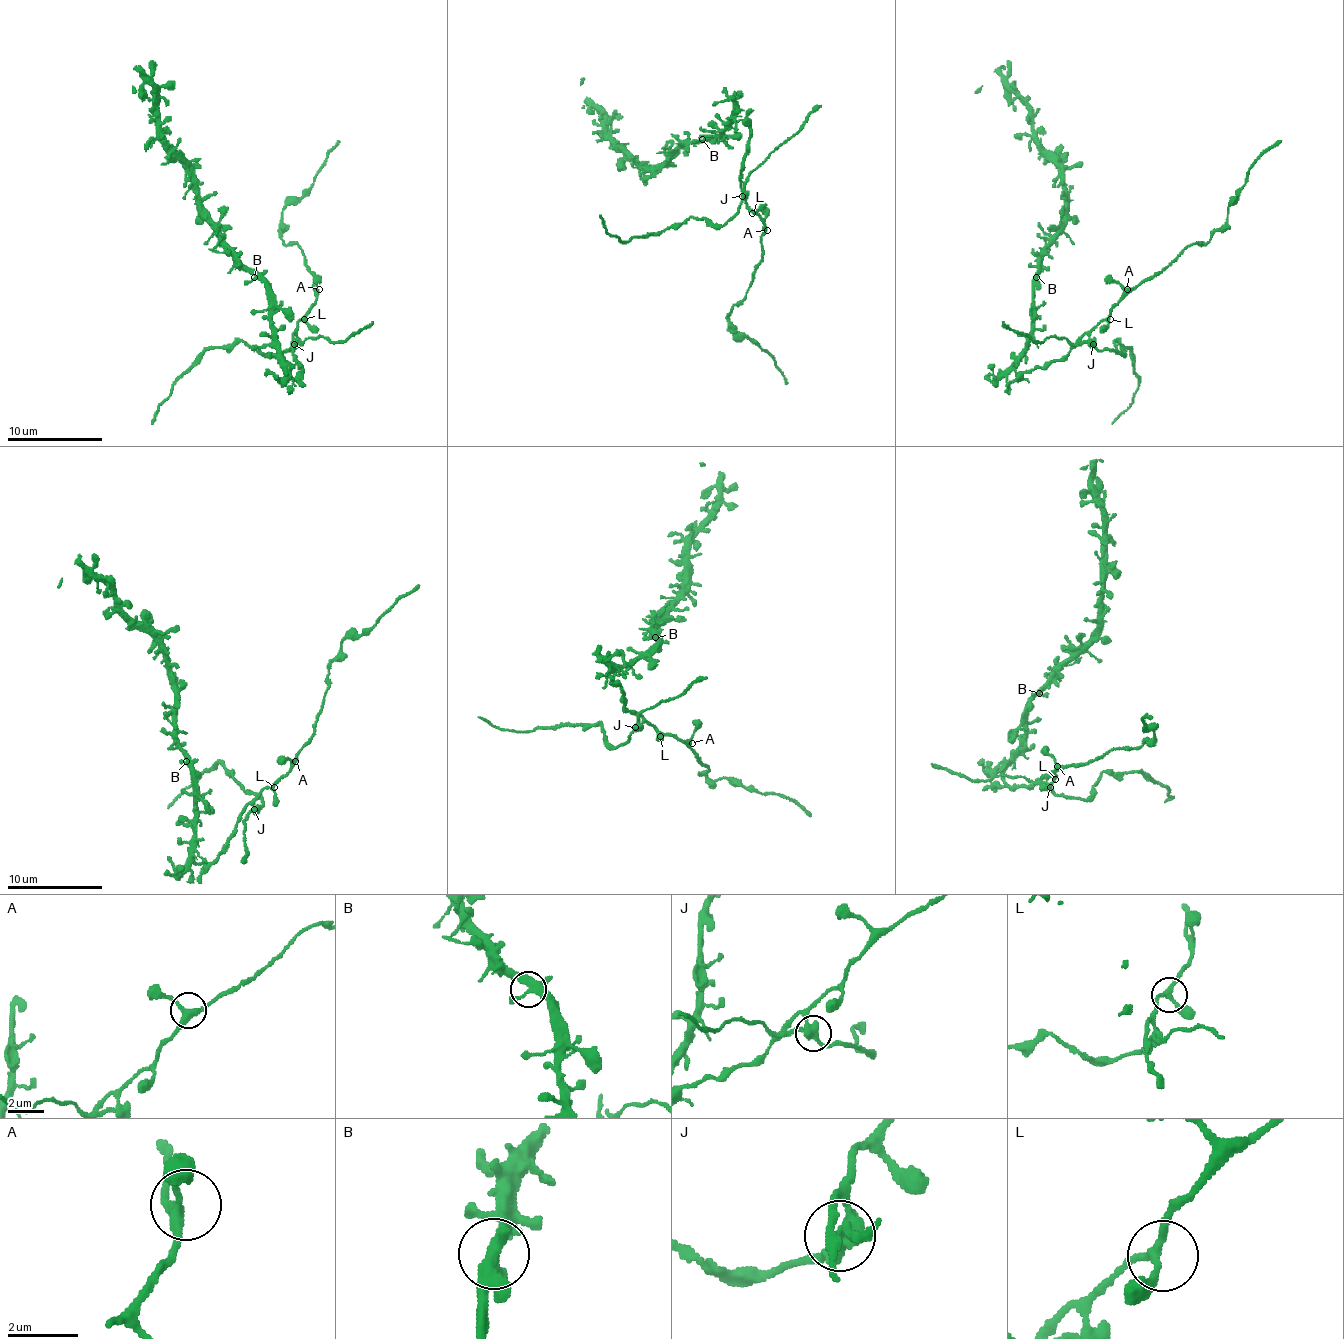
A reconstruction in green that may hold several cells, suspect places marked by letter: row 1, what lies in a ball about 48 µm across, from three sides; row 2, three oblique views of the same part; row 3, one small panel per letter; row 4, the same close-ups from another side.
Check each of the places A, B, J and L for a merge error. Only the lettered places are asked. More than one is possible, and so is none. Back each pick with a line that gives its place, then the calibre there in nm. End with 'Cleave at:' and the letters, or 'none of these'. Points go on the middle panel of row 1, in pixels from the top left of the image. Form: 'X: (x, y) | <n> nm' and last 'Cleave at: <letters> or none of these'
J: (742, 196) | 360 nm
Cleave at: J

